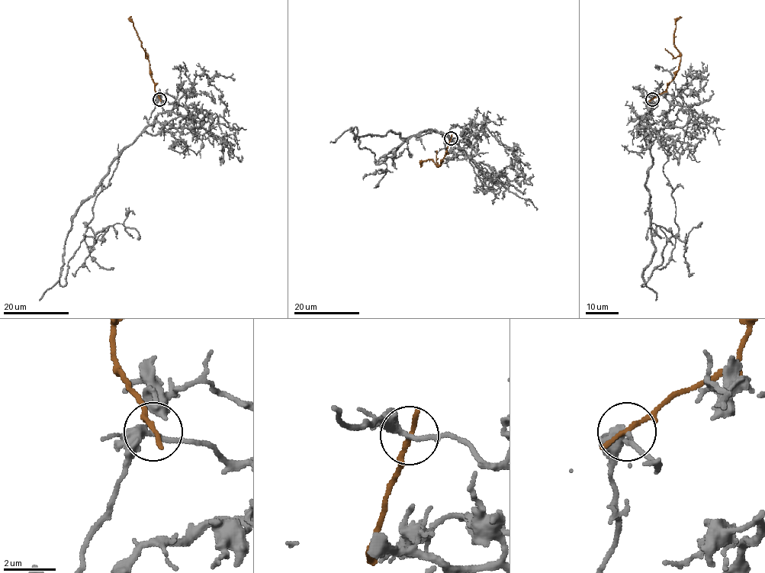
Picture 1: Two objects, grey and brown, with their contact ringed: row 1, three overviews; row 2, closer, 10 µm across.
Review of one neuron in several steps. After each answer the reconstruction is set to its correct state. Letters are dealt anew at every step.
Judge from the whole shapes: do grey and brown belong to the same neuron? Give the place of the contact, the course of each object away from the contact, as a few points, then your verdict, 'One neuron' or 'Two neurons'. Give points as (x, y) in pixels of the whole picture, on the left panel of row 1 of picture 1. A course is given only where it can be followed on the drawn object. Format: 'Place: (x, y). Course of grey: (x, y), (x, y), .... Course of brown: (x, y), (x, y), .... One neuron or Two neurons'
Place: (159, 99). Course of grey: (160, 99), (149, 126), (72, 218), (61, 286), (94, 199), (116, 168), (118, 143). Course of brown: (160, 99), (152, 78), (149, 55), (142, 46), (130, 17). Two neurons

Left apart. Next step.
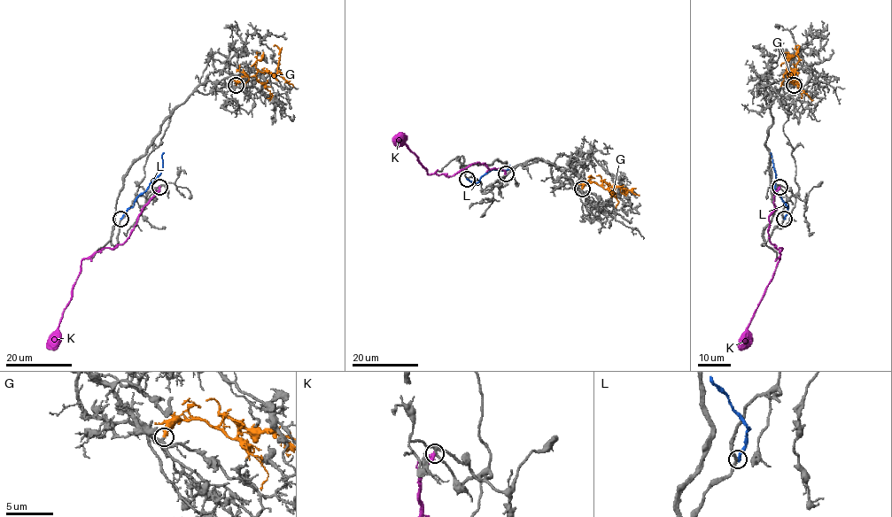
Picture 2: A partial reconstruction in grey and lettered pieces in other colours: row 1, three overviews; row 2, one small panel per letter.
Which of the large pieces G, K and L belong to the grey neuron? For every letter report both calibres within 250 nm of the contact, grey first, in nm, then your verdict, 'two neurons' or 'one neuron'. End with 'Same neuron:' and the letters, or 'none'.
G: 280/340 nm | one neuron
K: 200/360 nm | two neurons
L: 200/260 nm | two neurons
Same neuron: G

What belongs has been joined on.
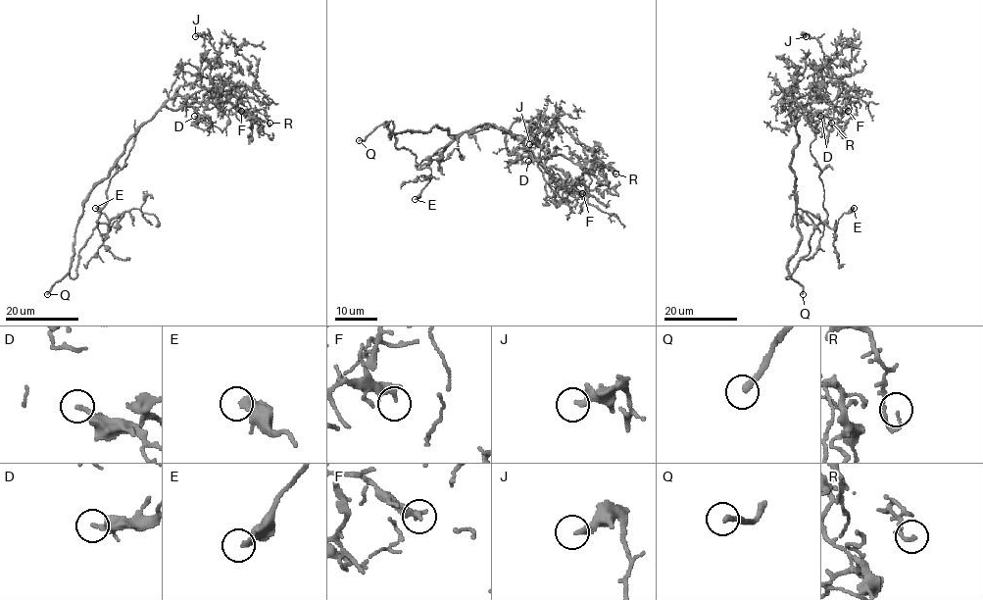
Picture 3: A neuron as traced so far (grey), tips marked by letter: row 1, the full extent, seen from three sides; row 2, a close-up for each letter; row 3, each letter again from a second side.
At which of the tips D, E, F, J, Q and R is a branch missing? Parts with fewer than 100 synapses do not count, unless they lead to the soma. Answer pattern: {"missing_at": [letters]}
{"missing_at": ["Q"]}

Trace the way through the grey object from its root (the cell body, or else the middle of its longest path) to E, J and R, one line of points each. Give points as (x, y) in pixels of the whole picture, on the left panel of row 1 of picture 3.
E: (89, 194), (75, 231), (72, 278), (77, 275), (78, 251), (96, 224), (110, 228), (107, 217), (95, 208)
J: (89, 194), (107, 176), (126, 141), (174, 99), (180, 86), (200, 76), (207, 58), (204, 33), (195, 36)
R: (89, 194), (126, 141), (176, 96), (193, 97), (202, 106), (228, 101), (248, 114), (263, 109), (270, 123)

